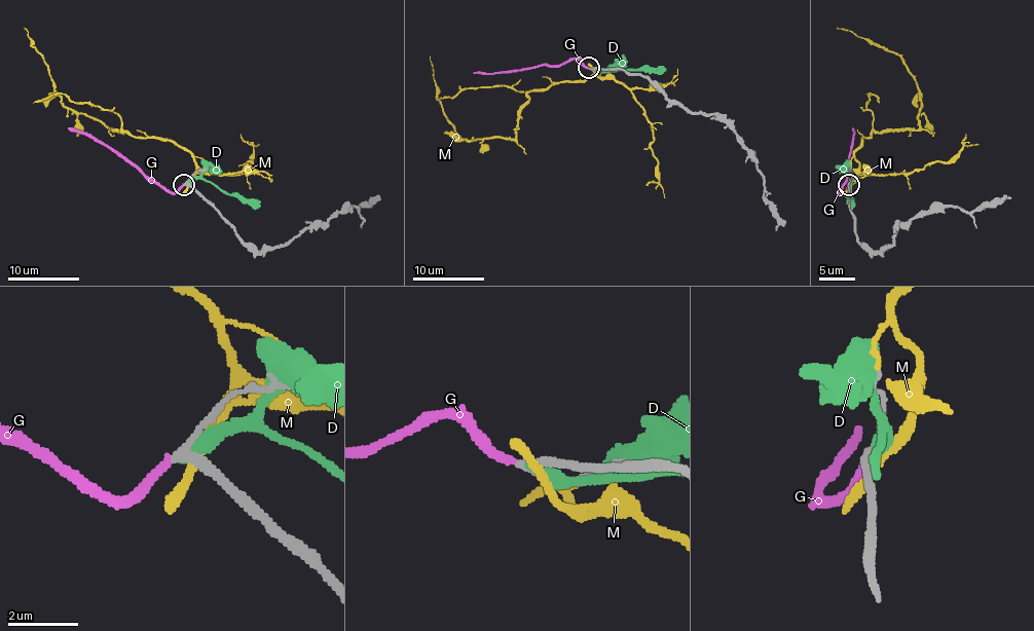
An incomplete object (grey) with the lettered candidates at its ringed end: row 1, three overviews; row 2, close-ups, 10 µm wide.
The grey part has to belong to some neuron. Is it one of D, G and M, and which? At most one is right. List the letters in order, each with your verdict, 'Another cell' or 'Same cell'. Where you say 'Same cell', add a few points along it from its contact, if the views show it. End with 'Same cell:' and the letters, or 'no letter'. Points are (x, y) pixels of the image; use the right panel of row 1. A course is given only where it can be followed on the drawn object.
D: Another cell
G: Same cell. Its course: (848, 184), (843, 192), (839, 190), (846, 182), (853, 128)
M: Another cell
Same cell: G

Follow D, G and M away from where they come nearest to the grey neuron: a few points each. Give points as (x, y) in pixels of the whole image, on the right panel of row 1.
D: (850, 182), (850, 205)
G: (848, 184), (843, 192), (839, 190), (846, 182), (853, 128)
M: (850, 184), (862, 141), (873, 132), (920, 128), (921, 105), (918, 83), (898, 54), (837, 28)

